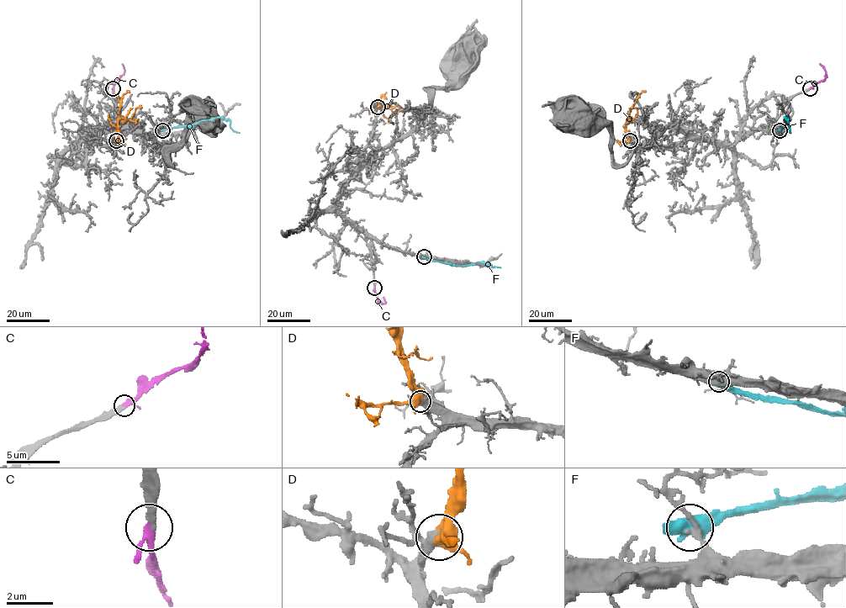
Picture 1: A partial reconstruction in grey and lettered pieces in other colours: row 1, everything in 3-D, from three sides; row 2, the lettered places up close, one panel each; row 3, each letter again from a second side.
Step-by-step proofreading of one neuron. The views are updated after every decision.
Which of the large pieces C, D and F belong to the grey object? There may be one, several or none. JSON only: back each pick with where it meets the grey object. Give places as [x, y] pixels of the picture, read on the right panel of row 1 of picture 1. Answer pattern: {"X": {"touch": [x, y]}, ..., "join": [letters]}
{"C": {"touch": [810, 88]}, "D": {"touch": [630, 140]}, "join": ["C", "D"]}

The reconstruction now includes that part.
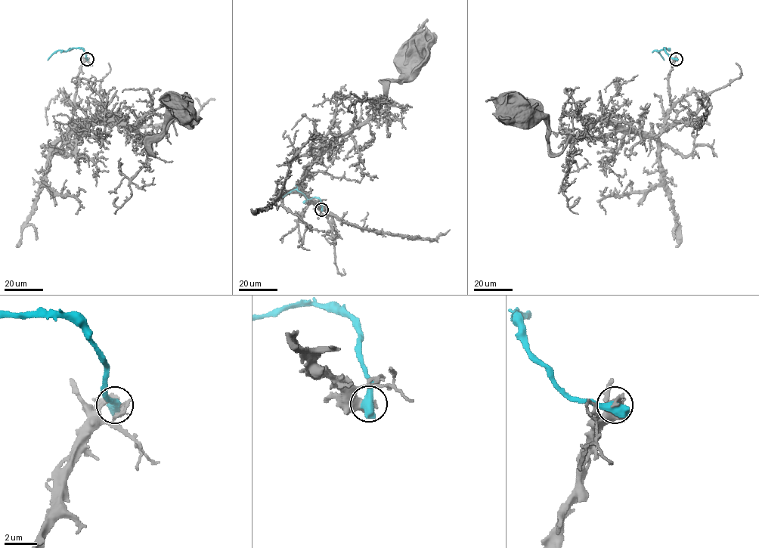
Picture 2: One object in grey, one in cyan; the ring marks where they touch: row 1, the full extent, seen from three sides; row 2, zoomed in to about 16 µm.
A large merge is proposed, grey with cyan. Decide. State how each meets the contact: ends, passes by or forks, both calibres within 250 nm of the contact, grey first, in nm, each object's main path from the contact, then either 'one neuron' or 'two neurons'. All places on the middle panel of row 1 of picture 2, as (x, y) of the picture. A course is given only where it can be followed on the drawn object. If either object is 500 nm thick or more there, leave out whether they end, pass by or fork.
calibres 420 and 700 nm; course grey (322, 208), (302, 192), (304, 173), (375, 112), (384, 82), (401, 80), (424, 44); course cyan (322, 208), (320, 199), (315, 197), (308, 199), (295, 189), (282, 197); two neurons

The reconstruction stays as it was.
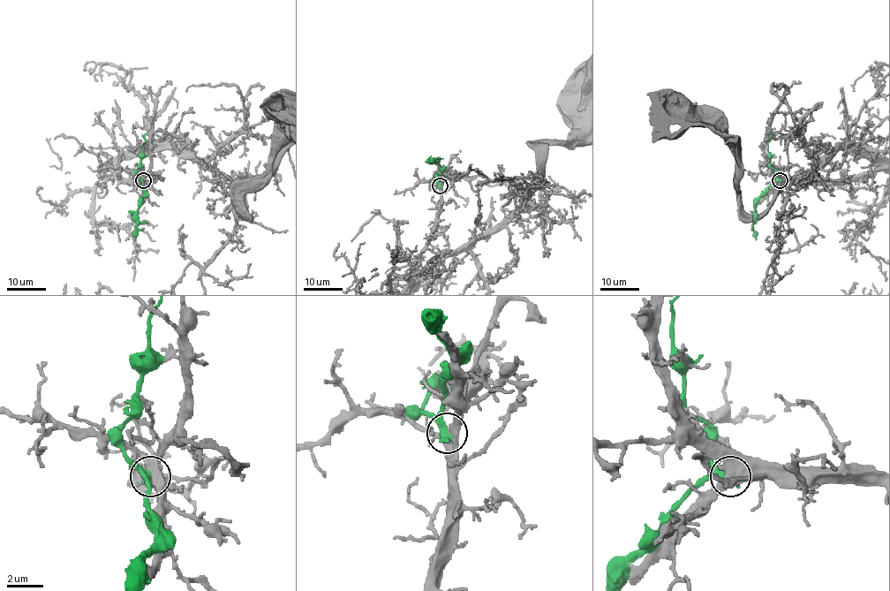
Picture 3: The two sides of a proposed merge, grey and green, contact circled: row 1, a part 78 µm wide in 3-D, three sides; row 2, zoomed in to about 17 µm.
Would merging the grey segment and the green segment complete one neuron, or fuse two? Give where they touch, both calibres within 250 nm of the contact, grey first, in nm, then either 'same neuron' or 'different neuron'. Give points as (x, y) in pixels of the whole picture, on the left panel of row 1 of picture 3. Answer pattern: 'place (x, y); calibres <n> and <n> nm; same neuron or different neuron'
place (143, 180); calibres 600 and 460 nm; different neuron

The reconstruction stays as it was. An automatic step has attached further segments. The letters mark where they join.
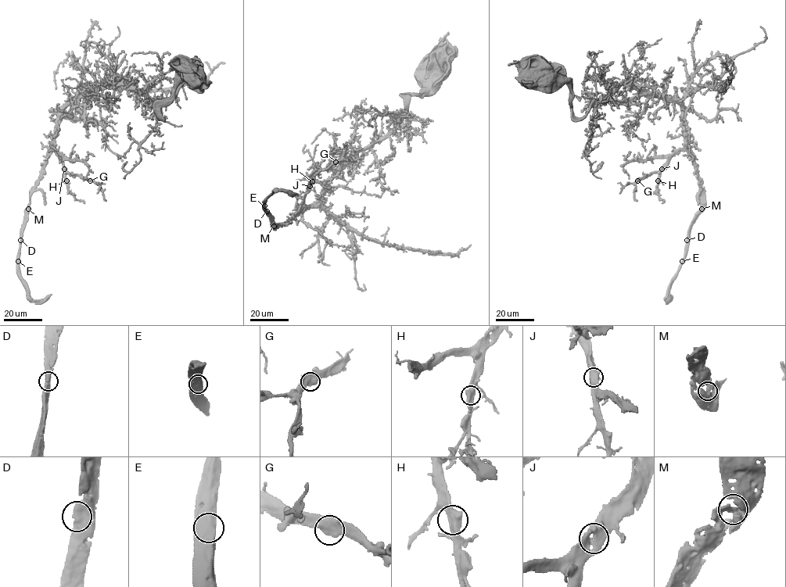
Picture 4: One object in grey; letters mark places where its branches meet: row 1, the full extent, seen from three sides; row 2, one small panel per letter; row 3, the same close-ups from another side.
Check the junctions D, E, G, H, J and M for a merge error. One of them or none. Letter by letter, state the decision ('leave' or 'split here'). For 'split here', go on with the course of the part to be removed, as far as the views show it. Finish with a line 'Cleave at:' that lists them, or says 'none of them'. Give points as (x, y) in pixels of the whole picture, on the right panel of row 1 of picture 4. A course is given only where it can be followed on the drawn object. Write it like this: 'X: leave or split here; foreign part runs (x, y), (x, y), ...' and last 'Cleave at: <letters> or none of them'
D: leave
E: leave
G: leave
H: leave
J: leave
M: leave
Cleave at: none of them

